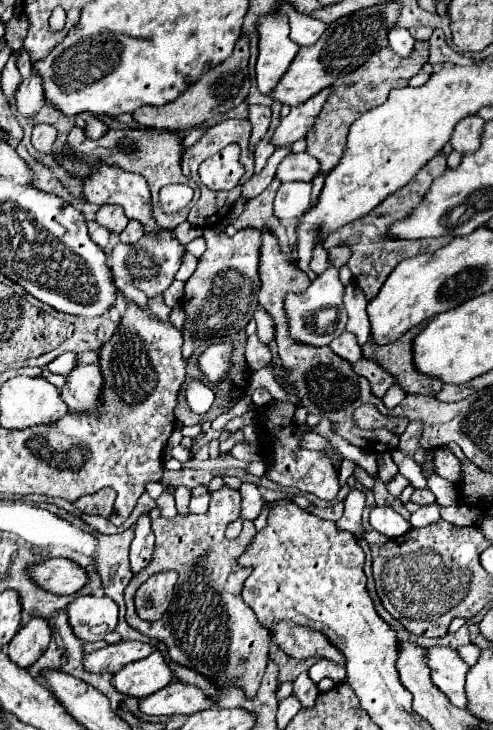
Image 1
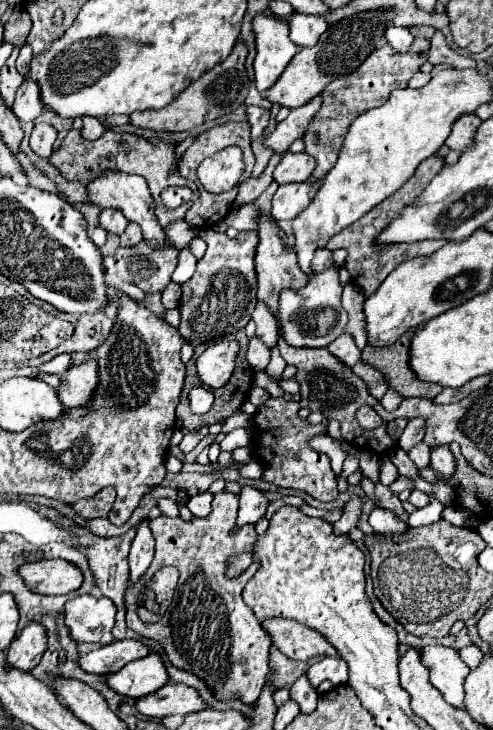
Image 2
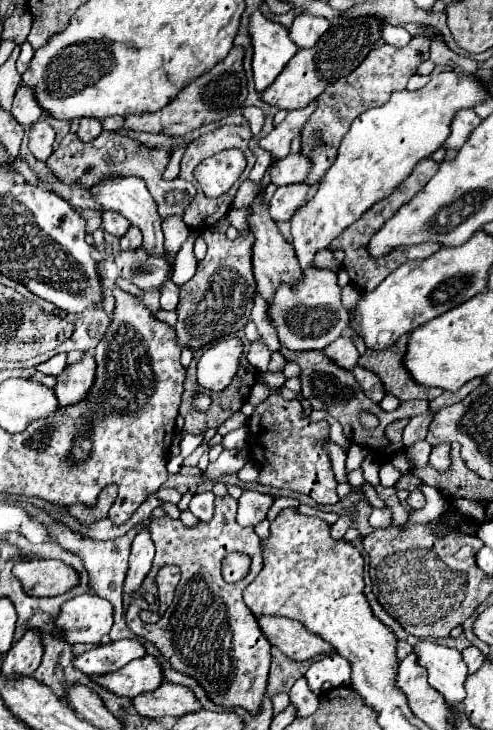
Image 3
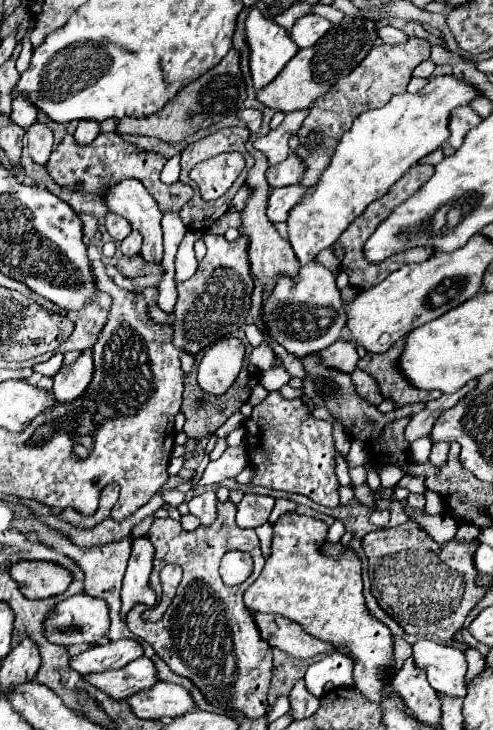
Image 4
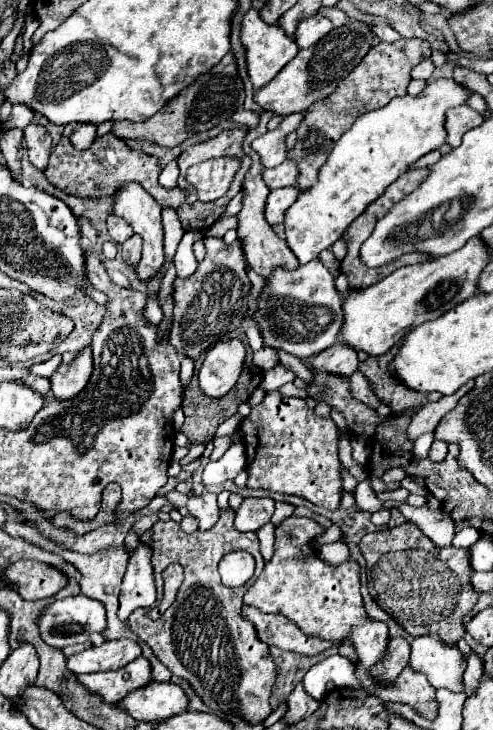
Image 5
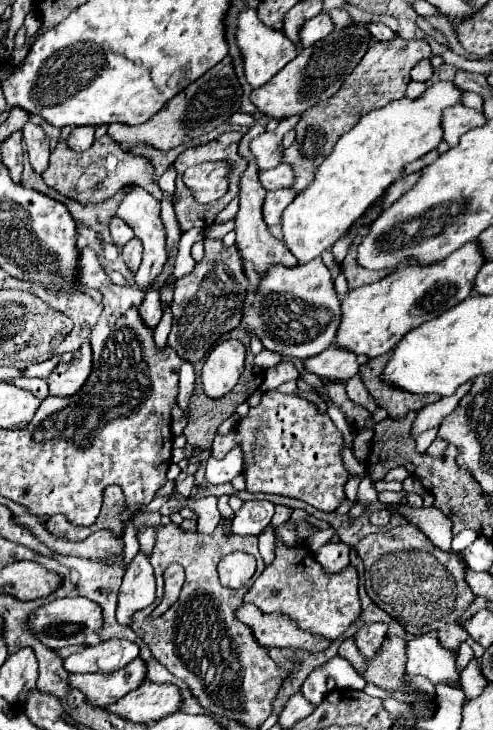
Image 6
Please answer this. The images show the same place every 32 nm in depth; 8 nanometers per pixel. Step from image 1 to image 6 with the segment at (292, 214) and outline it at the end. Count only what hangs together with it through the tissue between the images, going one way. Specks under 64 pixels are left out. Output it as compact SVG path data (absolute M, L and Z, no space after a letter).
M282 188L282 190L274 190L274 192L268 192L266 200L264 200L264 208L262 208L262 214L264 214L264 220L268 226L274 226L274 224L280 224L282 222L282 212L284 208L296 198L296 192L292 188Z

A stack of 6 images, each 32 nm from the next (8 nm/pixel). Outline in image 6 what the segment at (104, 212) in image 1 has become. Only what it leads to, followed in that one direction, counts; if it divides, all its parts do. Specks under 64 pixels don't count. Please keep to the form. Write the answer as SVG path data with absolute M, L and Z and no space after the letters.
M114 216L114 218L110 220L110 234L112 234L112 242L114 242L116 246L126 244L126 242L134 236L132 228L128 228L128 224L124 224L124 220L120 220L118 216Z

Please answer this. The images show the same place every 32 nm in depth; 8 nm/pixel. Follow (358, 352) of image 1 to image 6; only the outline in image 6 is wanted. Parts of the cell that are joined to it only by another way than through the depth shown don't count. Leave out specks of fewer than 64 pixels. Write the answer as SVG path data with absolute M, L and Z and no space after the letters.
M340 346L326 348L318 356L312 356L304 360L304 366L308 372L322 376L322 378L336 378L336 380L350 380L358 372L358 362L356 354L350 350L344 350Z

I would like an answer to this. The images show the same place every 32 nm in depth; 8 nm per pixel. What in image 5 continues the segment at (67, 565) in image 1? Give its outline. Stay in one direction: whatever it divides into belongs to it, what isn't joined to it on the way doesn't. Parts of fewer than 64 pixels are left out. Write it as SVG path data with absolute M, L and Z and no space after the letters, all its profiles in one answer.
M20 560L6 566L4 576L24 600L50 598L68 584L68 576L62 570L34 560Z

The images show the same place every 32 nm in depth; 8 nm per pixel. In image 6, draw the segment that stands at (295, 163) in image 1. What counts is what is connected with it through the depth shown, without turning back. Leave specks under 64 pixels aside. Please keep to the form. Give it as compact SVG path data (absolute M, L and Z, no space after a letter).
M278 164L276 168L270 168L266 172L260 172L260 182L266 190L278 190L278 188L290 188L294 184L294 170L290 164Z

